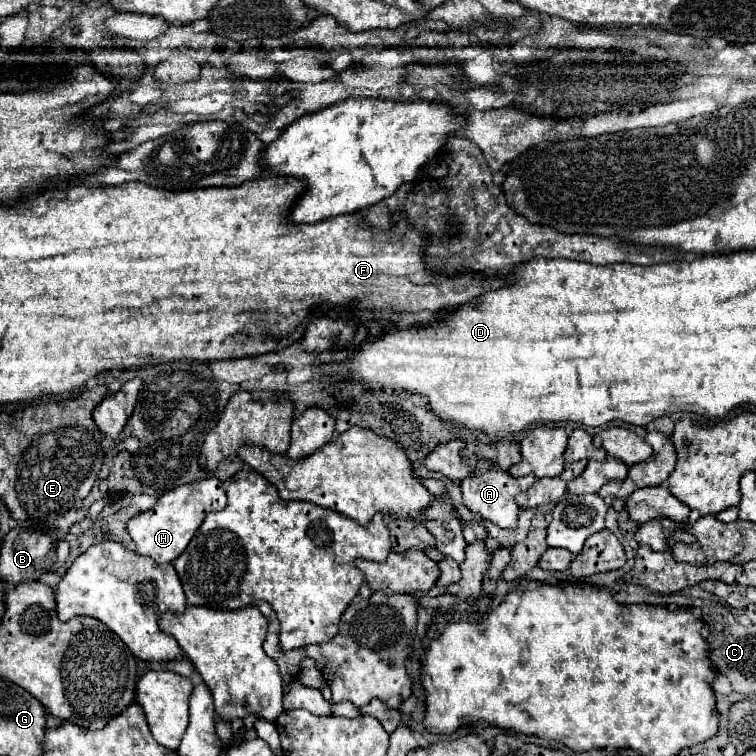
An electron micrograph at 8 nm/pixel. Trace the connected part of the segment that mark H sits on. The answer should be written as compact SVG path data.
M217 478L197 480L197 482L191 482L191 484L165 492L151 510L141 512L129 520L127 532L131 534L131 538L137 546L137 552L141 556L149 556L157 564L173 562L187 548L189 540L193 538L193 534L205 520L207 512L223 510L225 504L227 504L227 496Z

